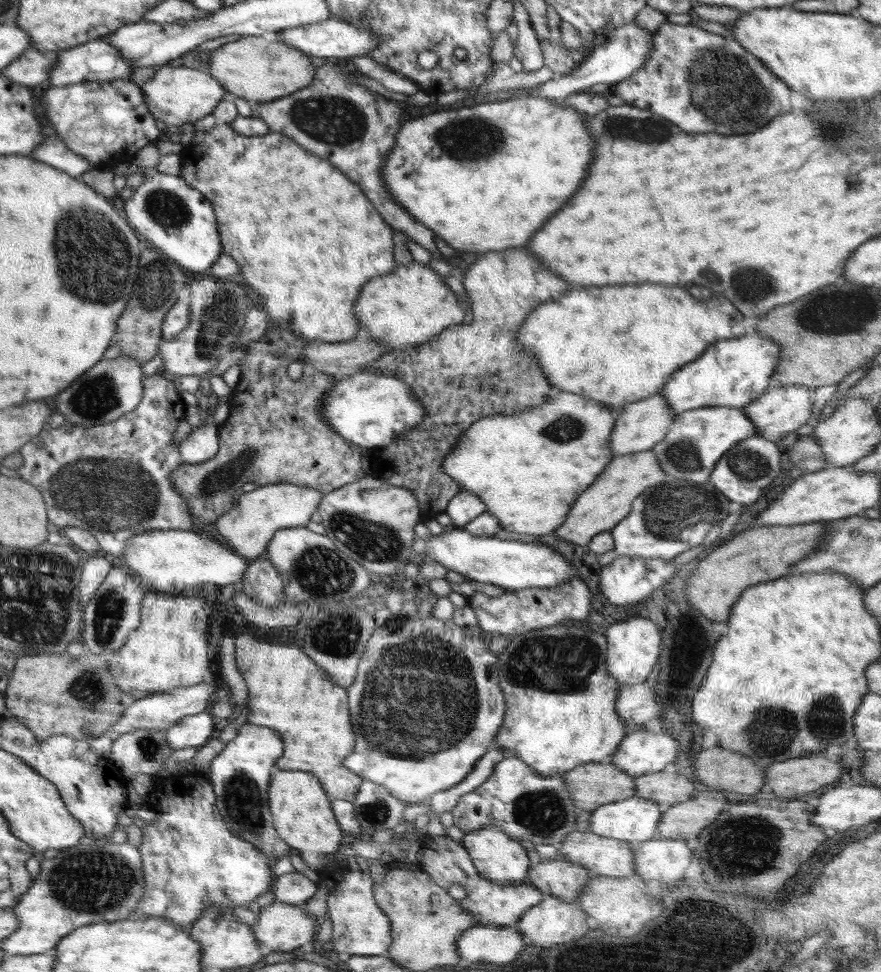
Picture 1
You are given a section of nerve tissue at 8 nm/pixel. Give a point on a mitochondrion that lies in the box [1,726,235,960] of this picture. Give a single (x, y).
(82, 881)

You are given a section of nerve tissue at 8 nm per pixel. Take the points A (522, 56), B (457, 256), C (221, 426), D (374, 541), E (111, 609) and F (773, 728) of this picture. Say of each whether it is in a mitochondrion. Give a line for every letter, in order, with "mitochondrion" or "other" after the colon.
A: other
B: other
C: other
D: mitochondrion
E: mitochondrion
F: mitochondrion

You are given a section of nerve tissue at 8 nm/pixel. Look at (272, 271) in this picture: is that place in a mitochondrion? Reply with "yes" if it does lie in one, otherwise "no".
no

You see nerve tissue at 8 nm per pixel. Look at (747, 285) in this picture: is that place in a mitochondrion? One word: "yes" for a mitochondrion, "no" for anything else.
yes

